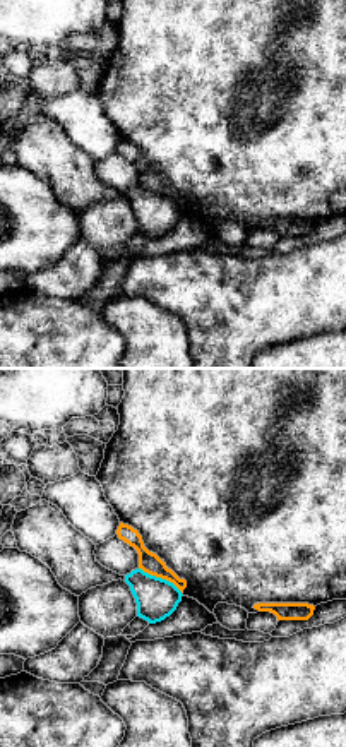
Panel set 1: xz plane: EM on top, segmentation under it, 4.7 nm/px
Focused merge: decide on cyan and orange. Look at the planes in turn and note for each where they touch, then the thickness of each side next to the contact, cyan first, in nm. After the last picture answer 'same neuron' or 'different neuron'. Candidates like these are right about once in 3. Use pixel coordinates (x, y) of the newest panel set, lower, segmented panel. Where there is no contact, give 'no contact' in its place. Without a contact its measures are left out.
(160, 578) | 200/100 nm

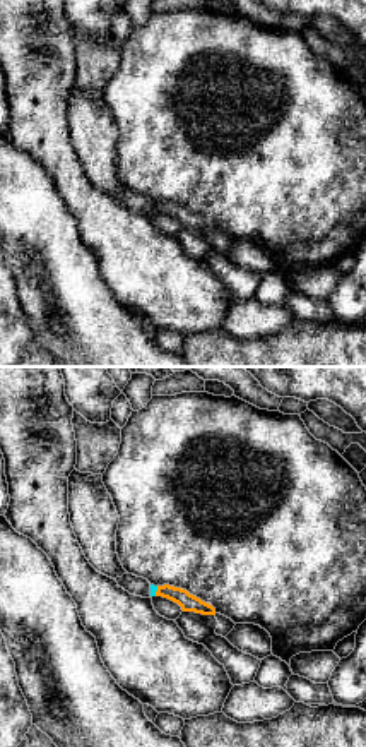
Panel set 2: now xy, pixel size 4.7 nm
(156, 590) | 30/80 nm

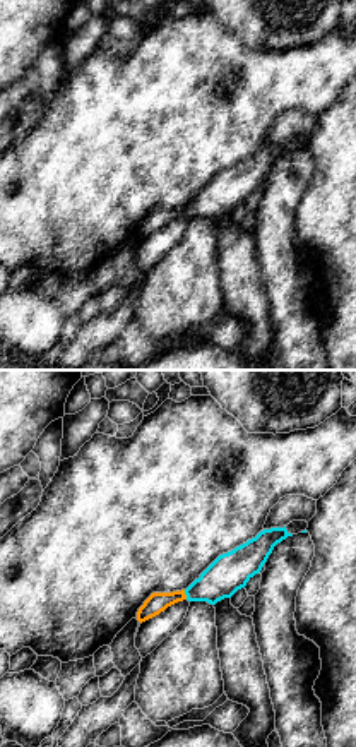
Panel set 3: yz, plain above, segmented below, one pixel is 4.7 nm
(185, 593) | 180/100 nm

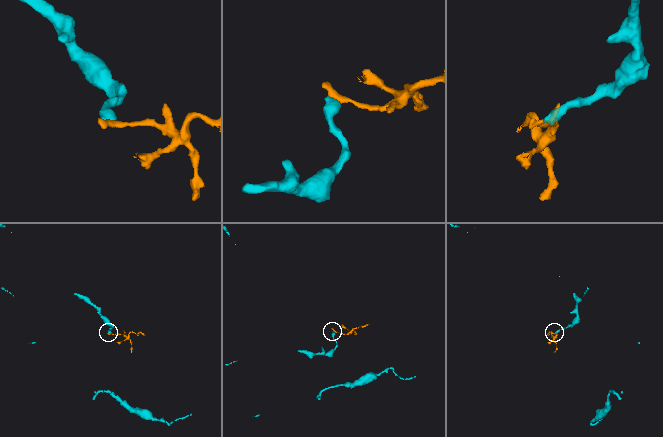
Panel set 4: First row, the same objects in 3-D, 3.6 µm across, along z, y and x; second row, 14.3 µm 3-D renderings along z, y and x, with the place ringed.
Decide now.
different neuron

